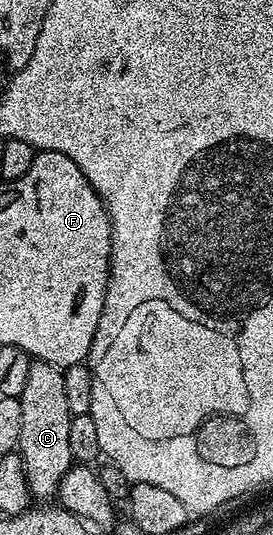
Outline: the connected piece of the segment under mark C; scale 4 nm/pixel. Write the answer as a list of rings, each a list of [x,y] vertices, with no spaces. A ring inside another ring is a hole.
[[[32,361],[30,373],[26,379],[26,389],[22,391],[19,400],[22,404],[22,436],[20,437],[18,453],[20,459],[24,461],[28,487],[33,499],[55,499],[60,492],[62,476],[66,476],[68,469],[74,465],[74,459],[70,452],[70,420],[73,414],[70,412],[69,406],[66,405],[66,384],[64,383],[63,369],[49,362]]]

